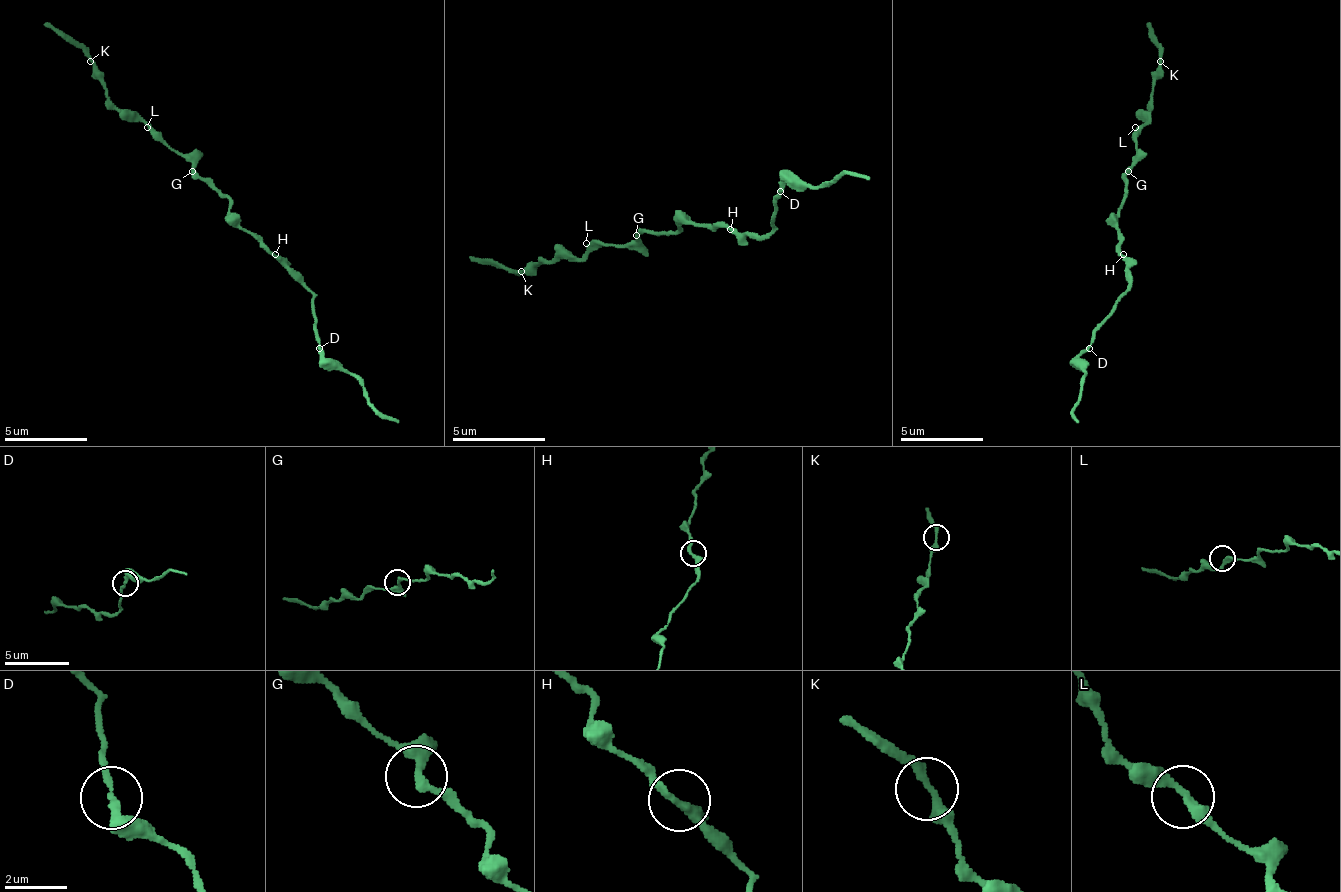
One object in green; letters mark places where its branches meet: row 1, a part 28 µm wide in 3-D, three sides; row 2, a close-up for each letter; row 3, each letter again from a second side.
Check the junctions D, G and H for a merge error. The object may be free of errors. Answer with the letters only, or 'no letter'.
no letter

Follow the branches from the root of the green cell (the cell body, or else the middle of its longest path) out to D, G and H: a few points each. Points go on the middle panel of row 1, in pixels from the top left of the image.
D: (684, 225), (725, 225), (735, 234), (767, 234), (772, 229), (772, 216), (777, 211), (777, 197), (781, 192)
G: (684, 225), (679, 225), (679, 229), (665, 229), (660, 234), (637, 234)
H: (684, 225), (725, 225), (730, 229)

